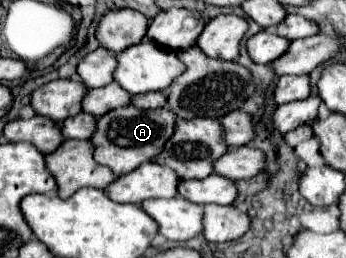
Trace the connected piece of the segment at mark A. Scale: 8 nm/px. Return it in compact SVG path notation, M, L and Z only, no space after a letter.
M123 106L117 110L107 112L105 116L97 118L97 130L91 136L93 142L93 156L99 164L109 166L117 176L127 174L139 168L143 162L149 162L161 146L171 138L173 126L177 116L171 110L155 108L155 110L137 110L135 106Z

